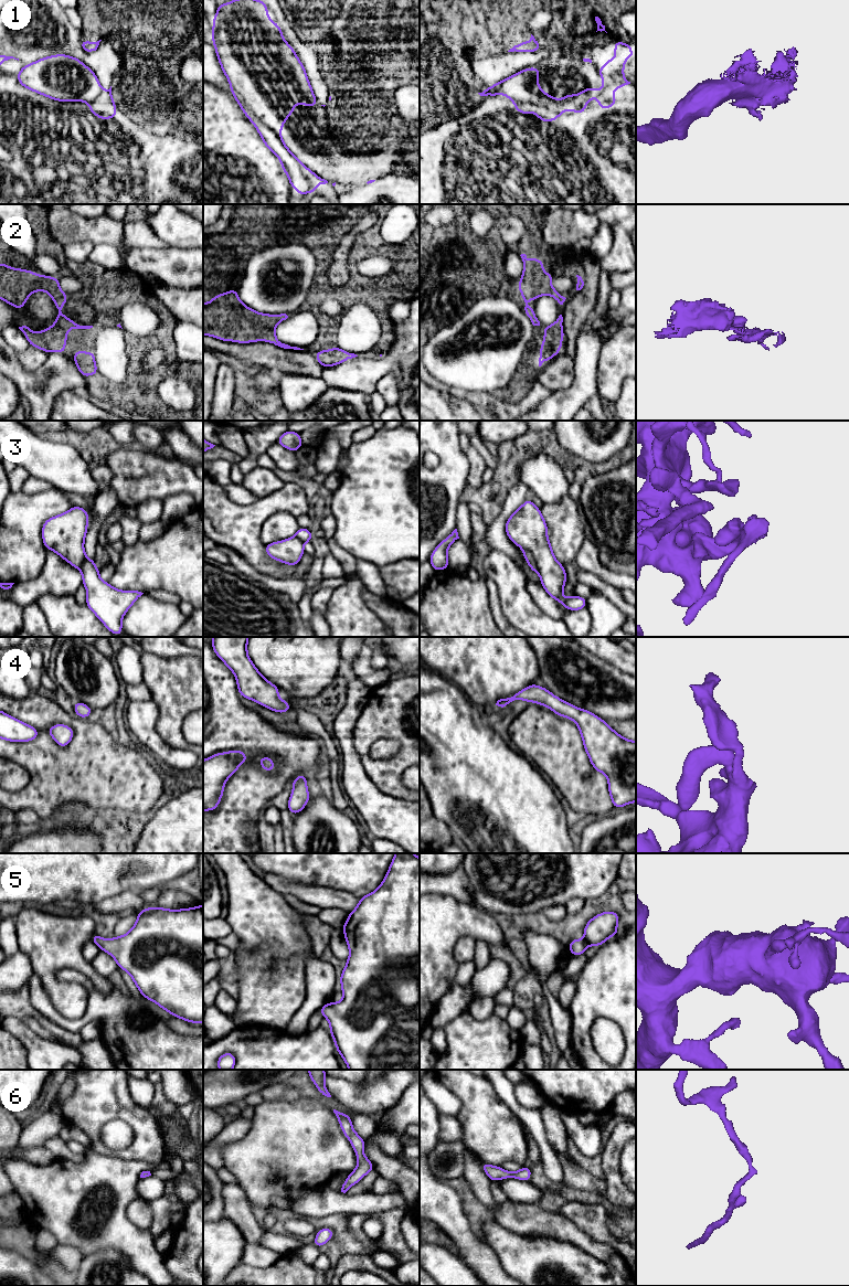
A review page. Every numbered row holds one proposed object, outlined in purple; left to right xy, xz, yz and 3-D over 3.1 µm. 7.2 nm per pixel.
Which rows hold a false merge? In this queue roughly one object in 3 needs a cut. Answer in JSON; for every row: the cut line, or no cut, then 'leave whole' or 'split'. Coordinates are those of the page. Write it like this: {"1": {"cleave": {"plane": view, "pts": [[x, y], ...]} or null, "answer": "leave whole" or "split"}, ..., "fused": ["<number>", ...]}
{"1": {"cleave": {"plane": "xz", "pts": [[231, 86], [247, 107], [278, 135]]}, "answer": "split"}, "2": {"cleave": null, "answer": "leave whole"}, "3": {"cleave": null, "answer": "leave whole"}, "4": {"cleave": null, "answer": "leave whole"}, "5": {"cleave": null, "answer": "leave whole"}, "6": {"cleave": null, "answer": "leave whole"}, "fused": ["1"]}

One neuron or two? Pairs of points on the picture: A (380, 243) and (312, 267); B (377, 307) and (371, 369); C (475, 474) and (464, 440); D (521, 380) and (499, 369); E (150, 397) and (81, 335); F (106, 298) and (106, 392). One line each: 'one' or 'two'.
A: two
B: two
C: one
D: two
E: one
F: one

